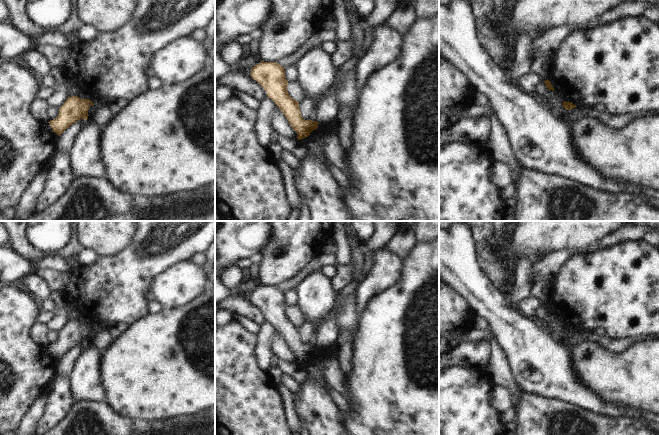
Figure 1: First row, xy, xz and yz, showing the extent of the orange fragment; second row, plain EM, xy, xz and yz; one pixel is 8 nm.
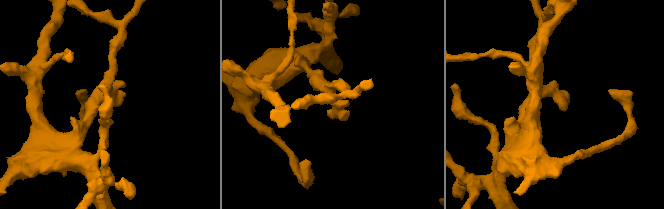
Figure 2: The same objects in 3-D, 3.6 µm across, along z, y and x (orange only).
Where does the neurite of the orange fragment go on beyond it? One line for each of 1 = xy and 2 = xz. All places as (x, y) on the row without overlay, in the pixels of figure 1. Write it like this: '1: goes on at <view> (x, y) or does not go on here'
1: does not go on here
2: does not go on here

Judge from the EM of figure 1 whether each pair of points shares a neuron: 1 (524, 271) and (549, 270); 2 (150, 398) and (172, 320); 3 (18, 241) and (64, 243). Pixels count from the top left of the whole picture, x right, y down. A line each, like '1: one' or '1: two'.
1: two
2: one
3: one

